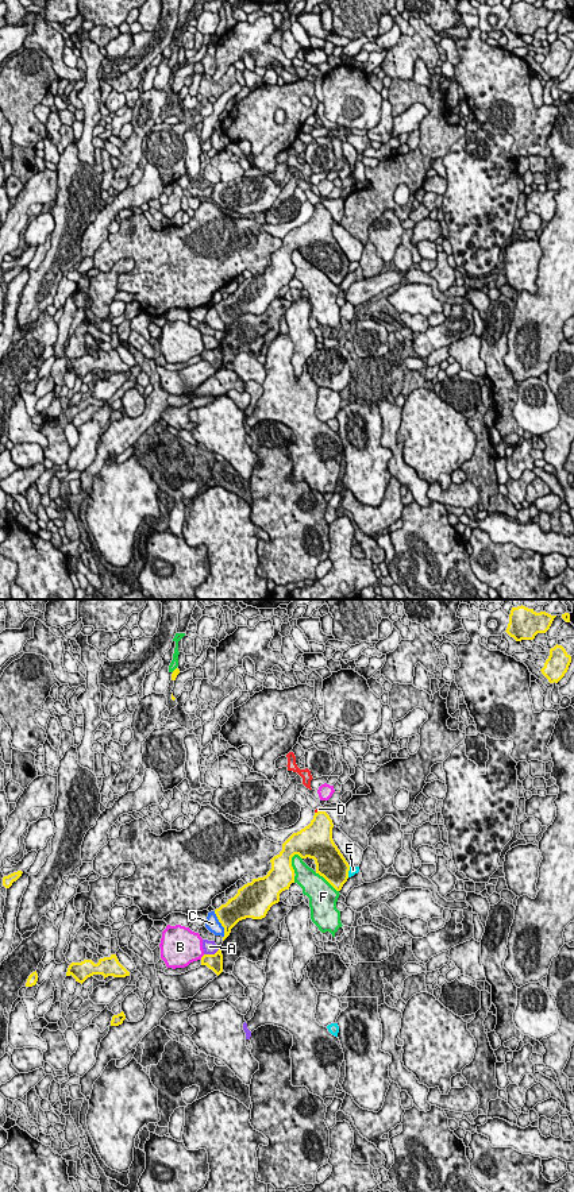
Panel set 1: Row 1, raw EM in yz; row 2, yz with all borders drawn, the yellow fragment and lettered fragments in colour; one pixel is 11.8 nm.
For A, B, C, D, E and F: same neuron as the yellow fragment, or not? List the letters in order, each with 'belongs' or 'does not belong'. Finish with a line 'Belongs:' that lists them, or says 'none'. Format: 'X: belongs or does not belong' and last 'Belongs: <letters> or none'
A: does not belong
B: does not belong
C: does not belong
D: belongs
E: does not belong
F: does not belong
Belongs: D

